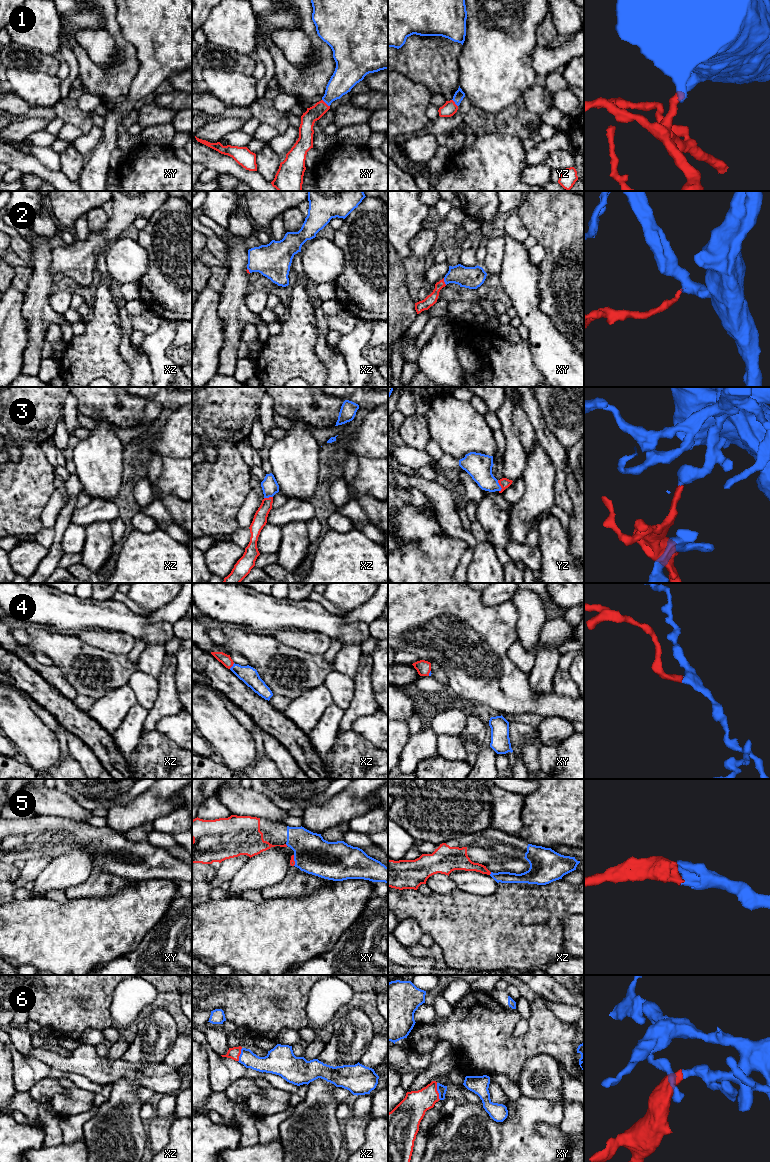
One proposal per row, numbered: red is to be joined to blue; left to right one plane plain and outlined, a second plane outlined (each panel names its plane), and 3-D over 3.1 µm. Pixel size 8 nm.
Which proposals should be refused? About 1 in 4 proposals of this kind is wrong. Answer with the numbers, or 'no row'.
no row

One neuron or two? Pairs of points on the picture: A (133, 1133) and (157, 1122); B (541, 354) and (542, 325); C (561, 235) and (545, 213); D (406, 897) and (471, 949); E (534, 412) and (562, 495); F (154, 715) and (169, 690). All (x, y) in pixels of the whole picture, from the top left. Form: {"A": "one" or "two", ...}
{"A": "two", "B": "one", "C": "one", "D": "one", "E": "one", "F": "one"}

